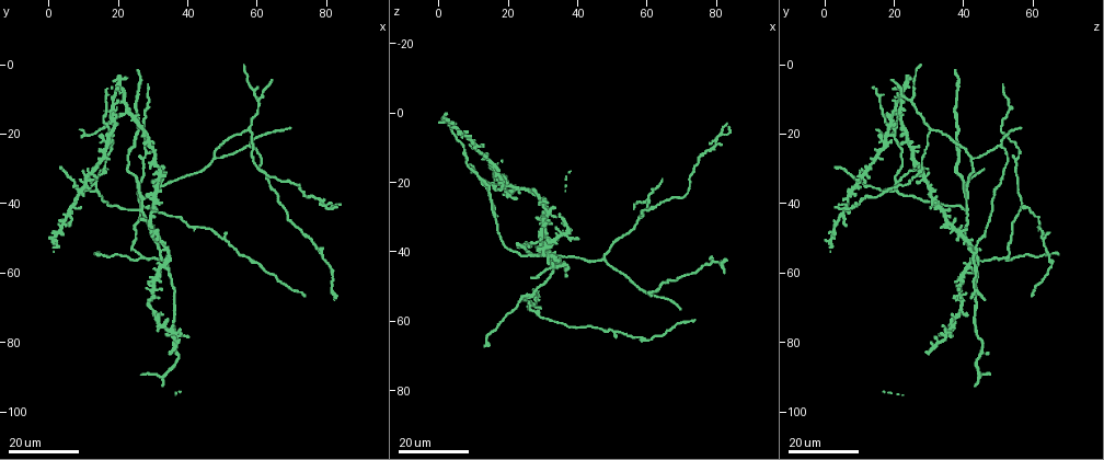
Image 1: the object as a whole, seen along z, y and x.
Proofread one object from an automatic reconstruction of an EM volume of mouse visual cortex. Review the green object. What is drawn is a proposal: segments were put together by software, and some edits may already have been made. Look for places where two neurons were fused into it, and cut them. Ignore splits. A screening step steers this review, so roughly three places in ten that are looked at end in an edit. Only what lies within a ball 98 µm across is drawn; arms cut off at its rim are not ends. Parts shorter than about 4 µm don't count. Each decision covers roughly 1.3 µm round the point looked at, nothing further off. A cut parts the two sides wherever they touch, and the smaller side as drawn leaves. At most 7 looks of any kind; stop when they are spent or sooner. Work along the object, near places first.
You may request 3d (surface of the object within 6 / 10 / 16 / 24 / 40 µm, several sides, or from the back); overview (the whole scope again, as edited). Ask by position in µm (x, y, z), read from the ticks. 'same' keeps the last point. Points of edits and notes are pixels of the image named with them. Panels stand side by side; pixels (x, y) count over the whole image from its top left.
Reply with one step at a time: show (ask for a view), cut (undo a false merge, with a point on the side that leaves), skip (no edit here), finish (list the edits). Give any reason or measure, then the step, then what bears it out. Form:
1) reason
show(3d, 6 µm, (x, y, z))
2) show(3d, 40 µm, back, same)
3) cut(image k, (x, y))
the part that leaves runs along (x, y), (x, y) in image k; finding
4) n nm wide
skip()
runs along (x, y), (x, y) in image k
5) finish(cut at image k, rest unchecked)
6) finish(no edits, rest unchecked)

three arms meet
show(3d, 24 µm, (21.5, 13.5, 22.0))

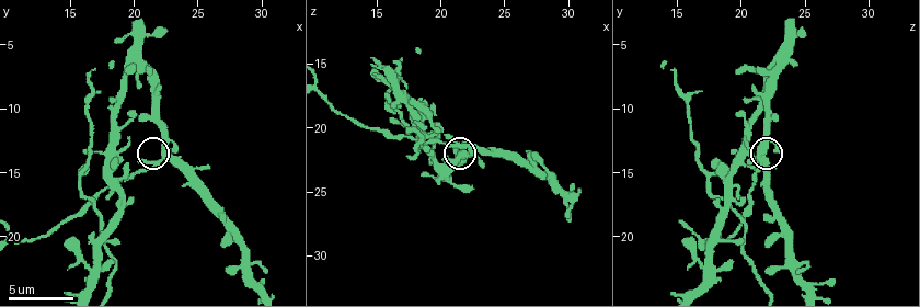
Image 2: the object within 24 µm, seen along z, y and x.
show(3d, 6 µm, (22.4, 13.8, 21.6))

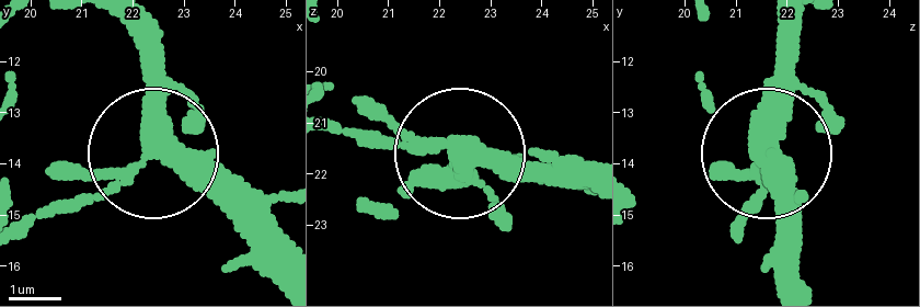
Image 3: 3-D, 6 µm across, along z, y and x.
340 nm wide
cut(image 3, (52, 216))
the part that leaves runs along (110, 185), (22, 215) in image 3; two neurons meet here

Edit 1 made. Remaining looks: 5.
show(overview)

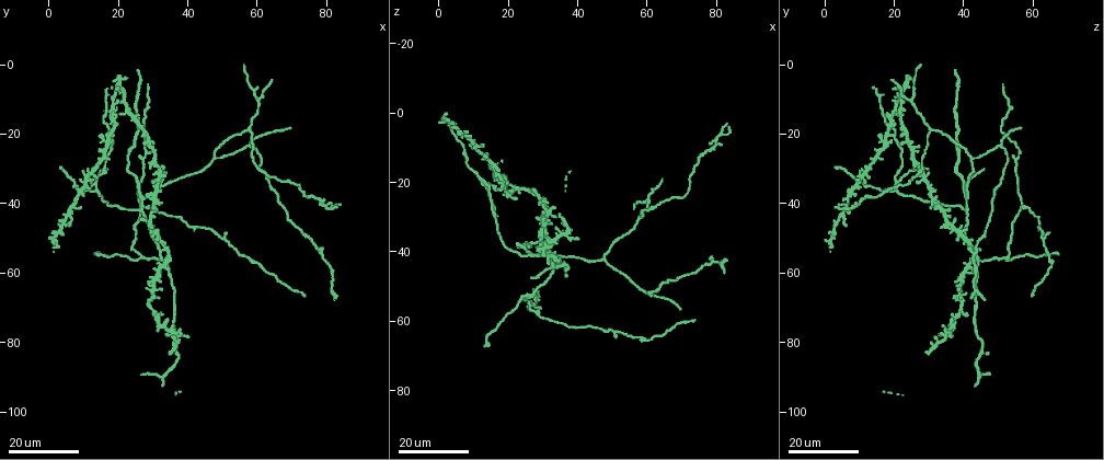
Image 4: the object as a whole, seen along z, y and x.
a fork
show(3d, 24 µm, (58.0, 23.5, 50.5))

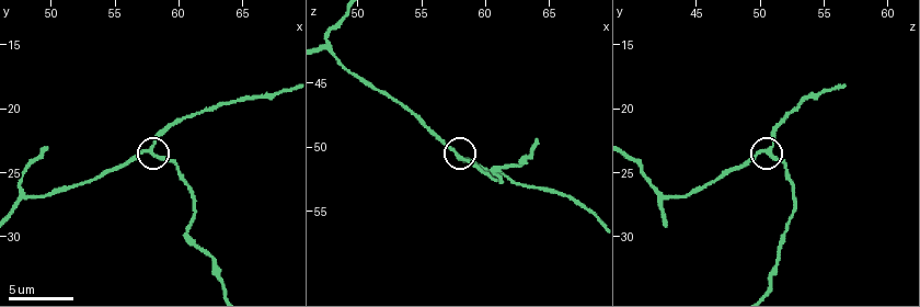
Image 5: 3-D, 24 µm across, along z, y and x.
show(3d, 6 µm, (58.0, 23.2, 50.8))

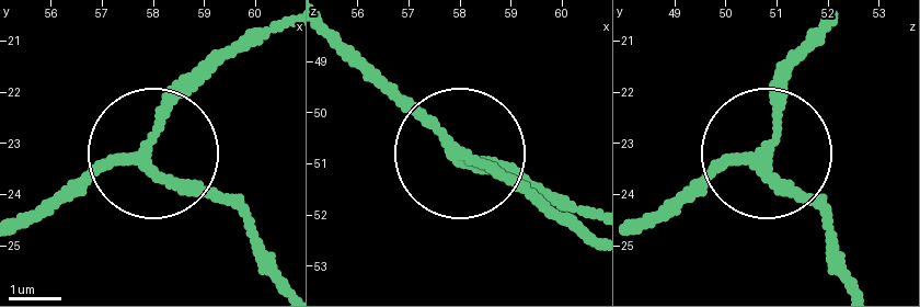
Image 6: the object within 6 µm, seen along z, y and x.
3 arms
skip()
runs along (636, 228), (771, 145), (780, 79), (806, 32) in image 6; all the same neuron

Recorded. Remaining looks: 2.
a narrow waist
show(3d, 24 µm, (77.5, 53.5, 44.0))

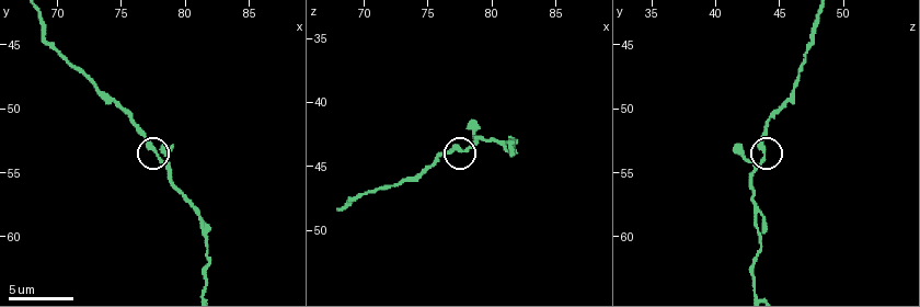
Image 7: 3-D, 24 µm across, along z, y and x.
show(3d, 10 µm, (77.8, 53.8, 43.8))

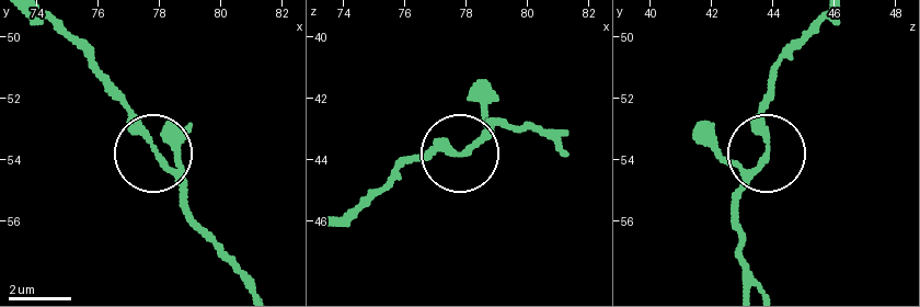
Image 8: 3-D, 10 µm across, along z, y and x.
skip()
runs along (47, 19), (87, 57), (186, 204) in image 8; continuous, no second neuron

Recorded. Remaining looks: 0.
finish(cut at image 3, rest unchecked)

